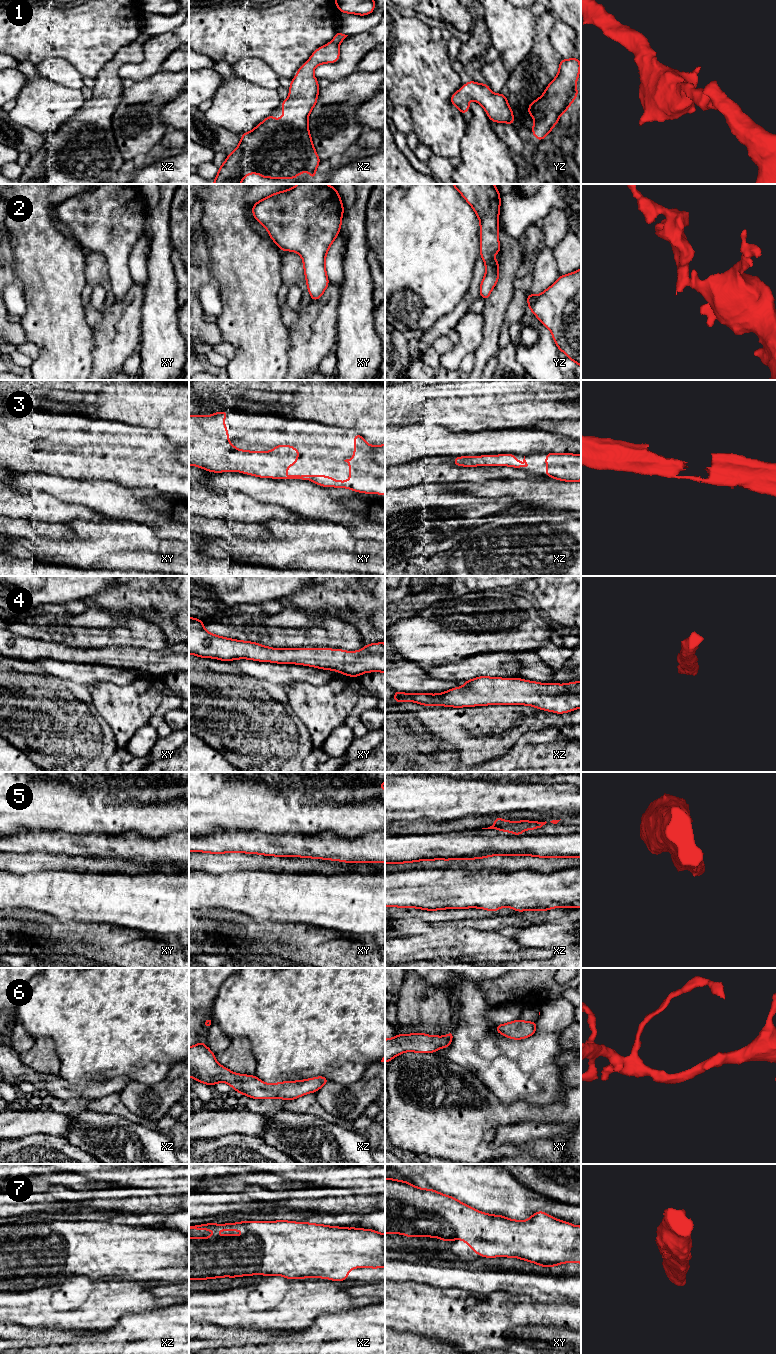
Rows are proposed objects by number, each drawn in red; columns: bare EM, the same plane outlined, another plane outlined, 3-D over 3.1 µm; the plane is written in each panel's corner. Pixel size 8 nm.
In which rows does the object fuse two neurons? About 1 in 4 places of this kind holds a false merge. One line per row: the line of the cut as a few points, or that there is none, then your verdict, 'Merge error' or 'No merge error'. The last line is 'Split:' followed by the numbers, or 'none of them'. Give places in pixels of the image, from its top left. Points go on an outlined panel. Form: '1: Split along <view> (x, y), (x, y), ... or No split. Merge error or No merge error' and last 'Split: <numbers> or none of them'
1: No split. No merge error
2: No split. No merge error
3: No split. No merge error
4: No split. No merge error
5: Split along xy (384, 828), (354, 837), (225, 830), (189, 836). Merge error
6: No split. No merge error
7: No split. No merge error
Split: 5

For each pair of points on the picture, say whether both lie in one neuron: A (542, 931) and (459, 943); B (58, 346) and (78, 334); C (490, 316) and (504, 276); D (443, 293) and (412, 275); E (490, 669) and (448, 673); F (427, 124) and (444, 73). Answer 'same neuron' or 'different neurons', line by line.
A: different neurons
B: same neuron
C: same neuron
D: same neuron
E: same neuron
F: same neuron

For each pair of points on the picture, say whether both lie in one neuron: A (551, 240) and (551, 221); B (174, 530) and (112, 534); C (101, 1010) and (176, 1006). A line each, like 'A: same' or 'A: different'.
A: same
B: different
C: same

